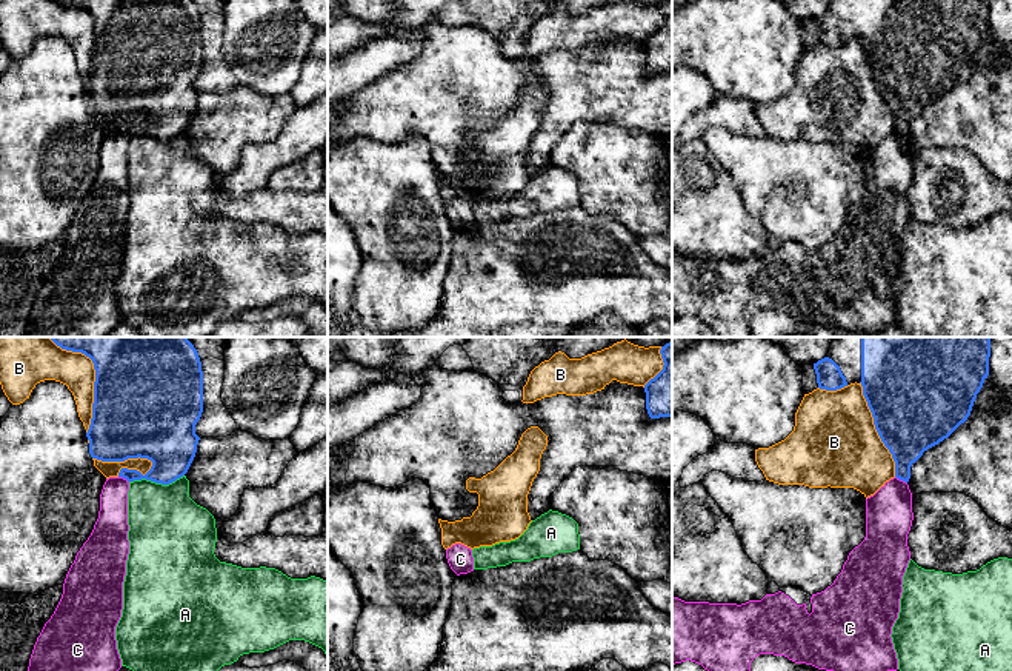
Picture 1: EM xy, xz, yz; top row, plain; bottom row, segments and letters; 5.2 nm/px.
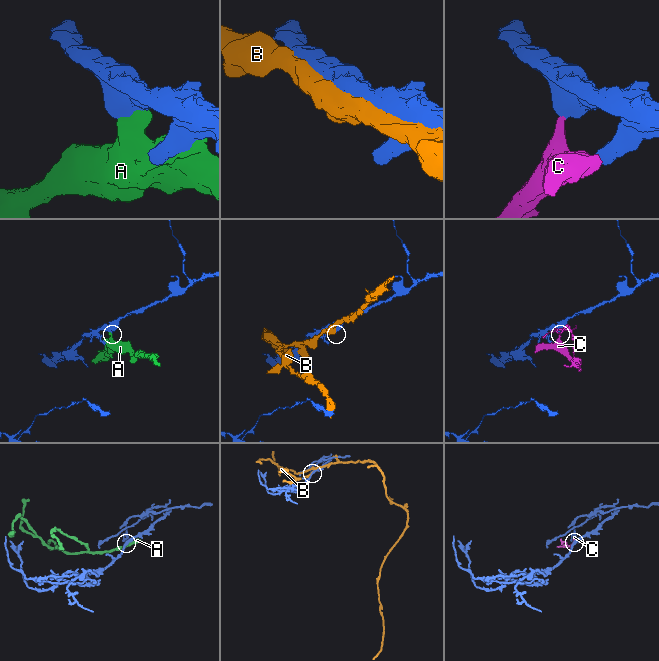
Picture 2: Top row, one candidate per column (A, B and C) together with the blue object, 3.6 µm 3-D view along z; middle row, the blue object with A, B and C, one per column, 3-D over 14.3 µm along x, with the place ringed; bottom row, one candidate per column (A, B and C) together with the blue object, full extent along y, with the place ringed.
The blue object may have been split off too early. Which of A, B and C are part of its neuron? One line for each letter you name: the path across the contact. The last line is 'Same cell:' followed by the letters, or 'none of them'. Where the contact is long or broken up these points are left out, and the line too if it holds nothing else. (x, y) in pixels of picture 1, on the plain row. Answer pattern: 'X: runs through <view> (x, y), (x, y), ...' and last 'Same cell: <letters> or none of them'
Same cell: none of them

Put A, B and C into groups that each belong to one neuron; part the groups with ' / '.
A / B / C

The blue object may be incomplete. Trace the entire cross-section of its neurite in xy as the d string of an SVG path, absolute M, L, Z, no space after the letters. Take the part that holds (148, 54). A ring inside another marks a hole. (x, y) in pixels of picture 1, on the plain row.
M57 0L62 5L82 8L89 12L95 25L92 74L86 92L89 109L102 117L125 117L148 114L151 125L143 131L137 125L122 123L118 132L128 137L151 135L169 140L183 132L197 108L200 92L195 80L203 68L203 26L194 0Z

